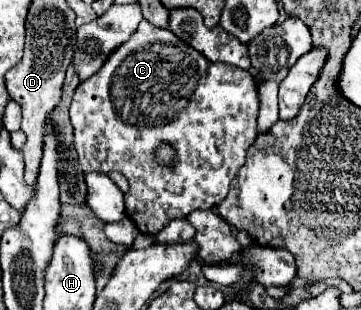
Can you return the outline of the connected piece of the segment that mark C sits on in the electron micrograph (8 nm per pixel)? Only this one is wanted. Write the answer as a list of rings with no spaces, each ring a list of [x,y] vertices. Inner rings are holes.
[[[142,20],[130,40],[106,58],[102,70],[78,84],[70,104],[74,148],[84,174],[110,174],[110,170],[116,170],[126,176],[130,182],[126,194],[128,218],[140,232],[156,234],[170,220],[184,218],[194,210],[210,210],[226,198],[232,180],[246,162],[248,146],[258,136],[258,106],[260,98],[256,82],[246,70],[222,62],[210,62],[170,30]],[[160,142],[170,142],[176,148],[176,166],[164,168],[156,164],[154,150]]]

